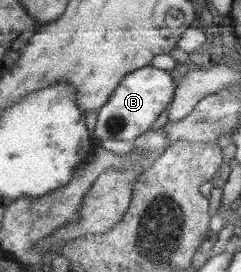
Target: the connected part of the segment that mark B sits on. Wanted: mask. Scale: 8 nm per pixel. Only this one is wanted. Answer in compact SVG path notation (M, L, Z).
M151 65L124 74L120 84L114 88L114 92L108 97L106 104L97 111L94 137L101 141L106 139L136 141L138 137L152 128L160 113L170 107L175 89L174 78L170 72Z

